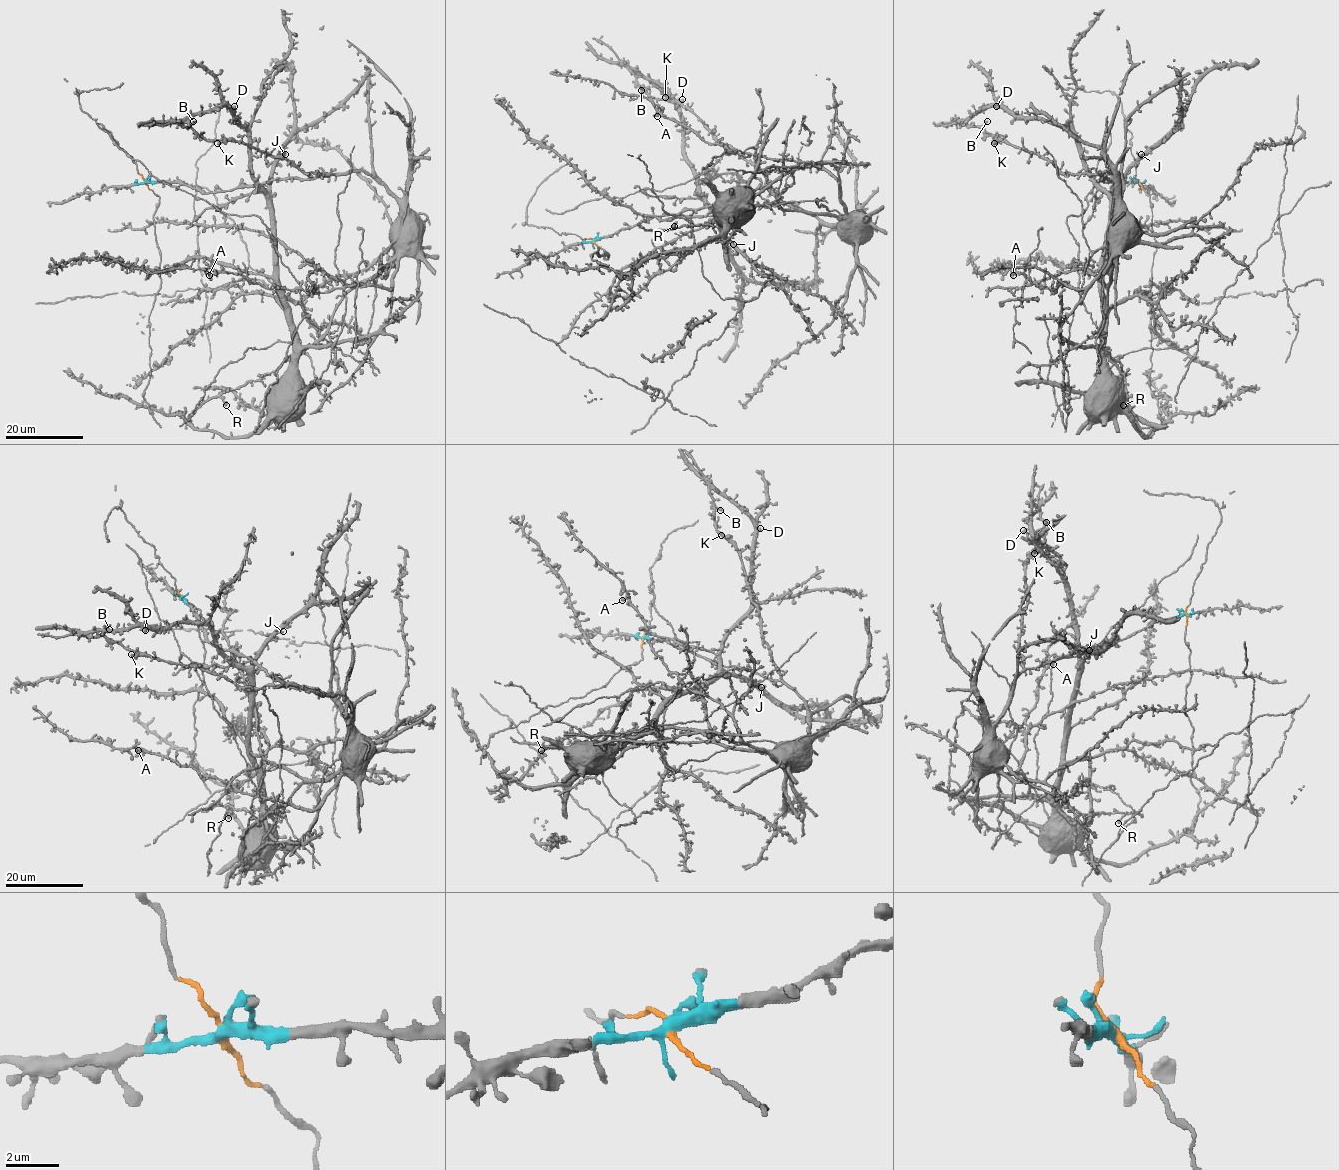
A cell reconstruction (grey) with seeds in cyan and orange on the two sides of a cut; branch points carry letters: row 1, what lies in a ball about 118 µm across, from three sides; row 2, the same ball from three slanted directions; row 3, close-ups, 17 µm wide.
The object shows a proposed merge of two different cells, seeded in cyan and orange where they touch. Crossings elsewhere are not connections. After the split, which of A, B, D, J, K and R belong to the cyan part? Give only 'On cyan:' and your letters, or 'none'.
On cyan: A, B, K, R

